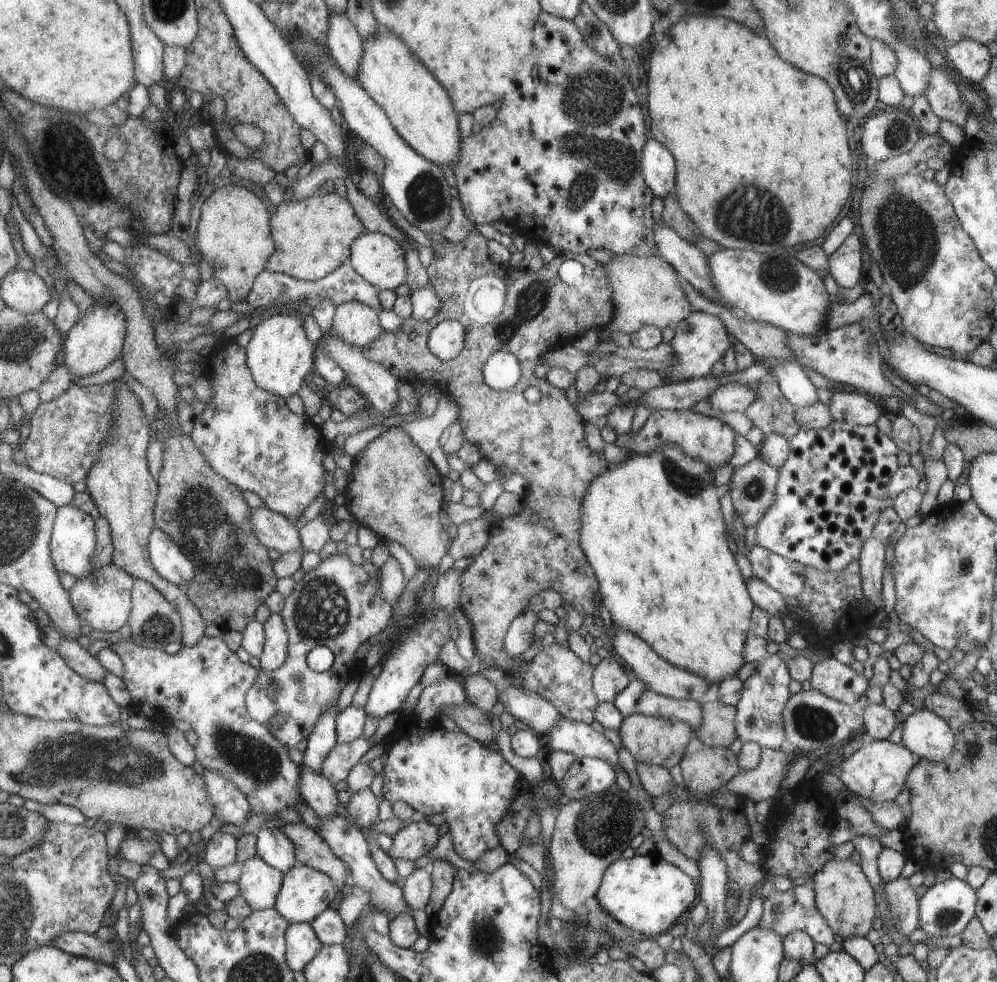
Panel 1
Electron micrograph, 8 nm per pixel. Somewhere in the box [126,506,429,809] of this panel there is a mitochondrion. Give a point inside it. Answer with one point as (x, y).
(322, 609)

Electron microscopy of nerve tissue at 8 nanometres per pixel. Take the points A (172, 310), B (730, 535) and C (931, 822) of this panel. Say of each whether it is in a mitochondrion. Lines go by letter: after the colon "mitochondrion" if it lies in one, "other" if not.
A: other
B: other
C: other

